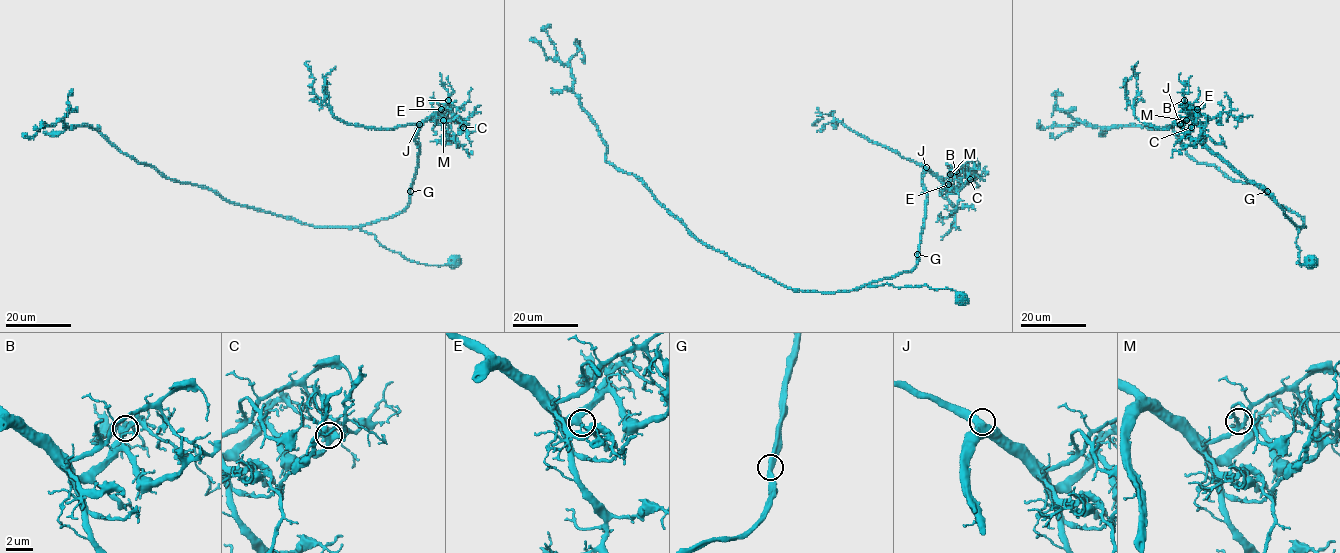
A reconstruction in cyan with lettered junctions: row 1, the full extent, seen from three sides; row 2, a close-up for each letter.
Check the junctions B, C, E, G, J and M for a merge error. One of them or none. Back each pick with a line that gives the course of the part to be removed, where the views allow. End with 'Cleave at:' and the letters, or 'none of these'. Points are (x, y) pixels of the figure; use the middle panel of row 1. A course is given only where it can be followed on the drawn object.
Cleave at: none of these

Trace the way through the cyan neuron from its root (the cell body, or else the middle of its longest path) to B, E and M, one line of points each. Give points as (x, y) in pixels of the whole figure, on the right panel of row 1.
B: (1312, 263), (1301, 265), (1297, 262), (1298, 230), (1276, 200), (1188, 136), (1183, 123), (1195, 109), (1184, 100)
E: (1312, 263), (1301, 265), (1297, 262), (1298, 230), (1276, 200), (1186, 132), (1183, 123), (1197, 109)
M: (1312, 263), (1301, 265), (1297, 262), (1298, 230), (1276, 200), (1192, 140), (1183, 126), (1191, 116), (1186, 120)

